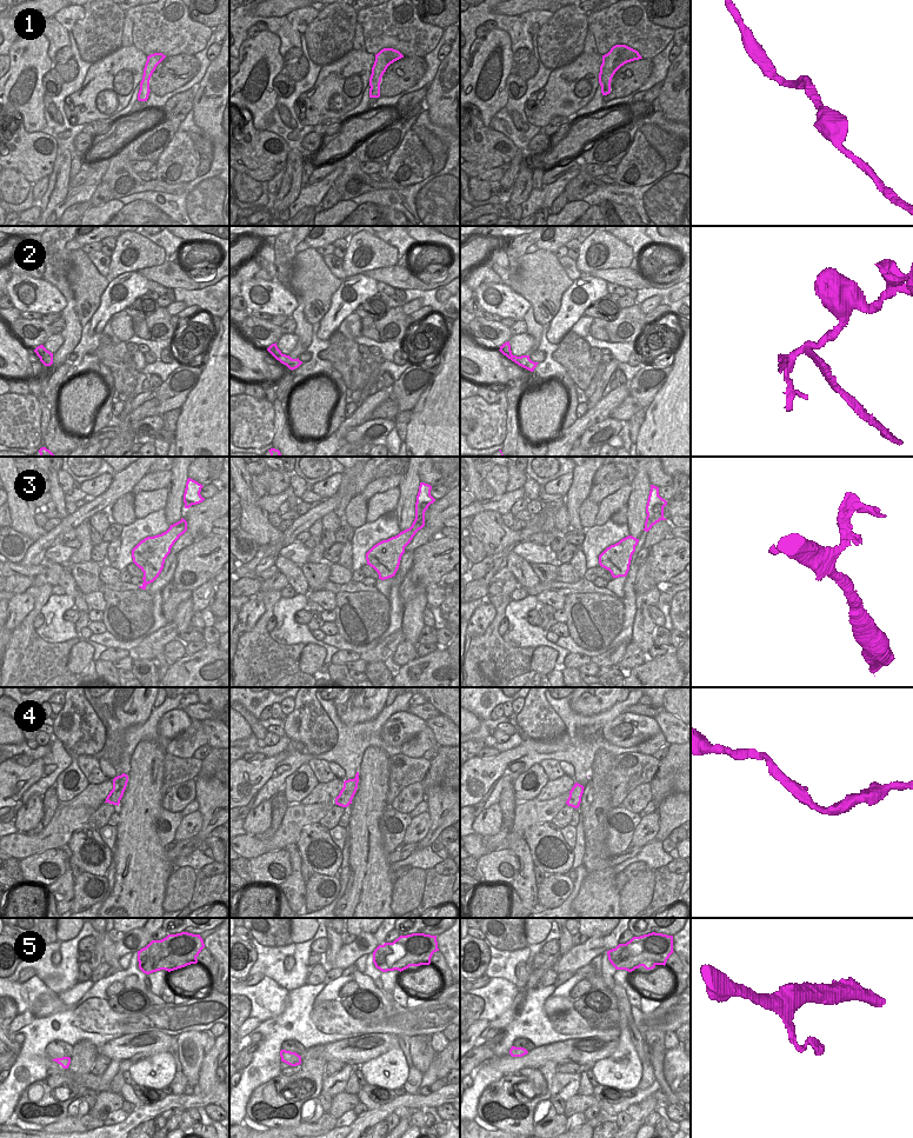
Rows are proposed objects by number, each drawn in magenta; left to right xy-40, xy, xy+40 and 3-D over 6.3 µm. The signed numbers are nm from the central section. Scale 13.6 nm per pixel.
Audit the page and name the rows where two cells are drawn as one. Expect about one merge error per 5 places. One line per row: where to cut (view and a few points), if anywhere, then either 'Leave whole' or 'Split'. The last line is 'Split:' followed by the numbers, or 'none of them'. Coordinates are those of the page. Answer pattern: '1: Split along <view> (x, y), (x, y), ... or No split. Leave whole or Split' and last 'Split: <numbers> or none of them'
1: No split. Leave whole
2: No split. Leave whole
3: No split. Leave whole
4: No split. Leave whole
5: No split. Leave whole
Split: none of them

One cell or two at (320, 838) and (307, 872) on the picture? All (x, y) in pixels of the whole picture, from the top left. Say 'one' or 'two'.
two

